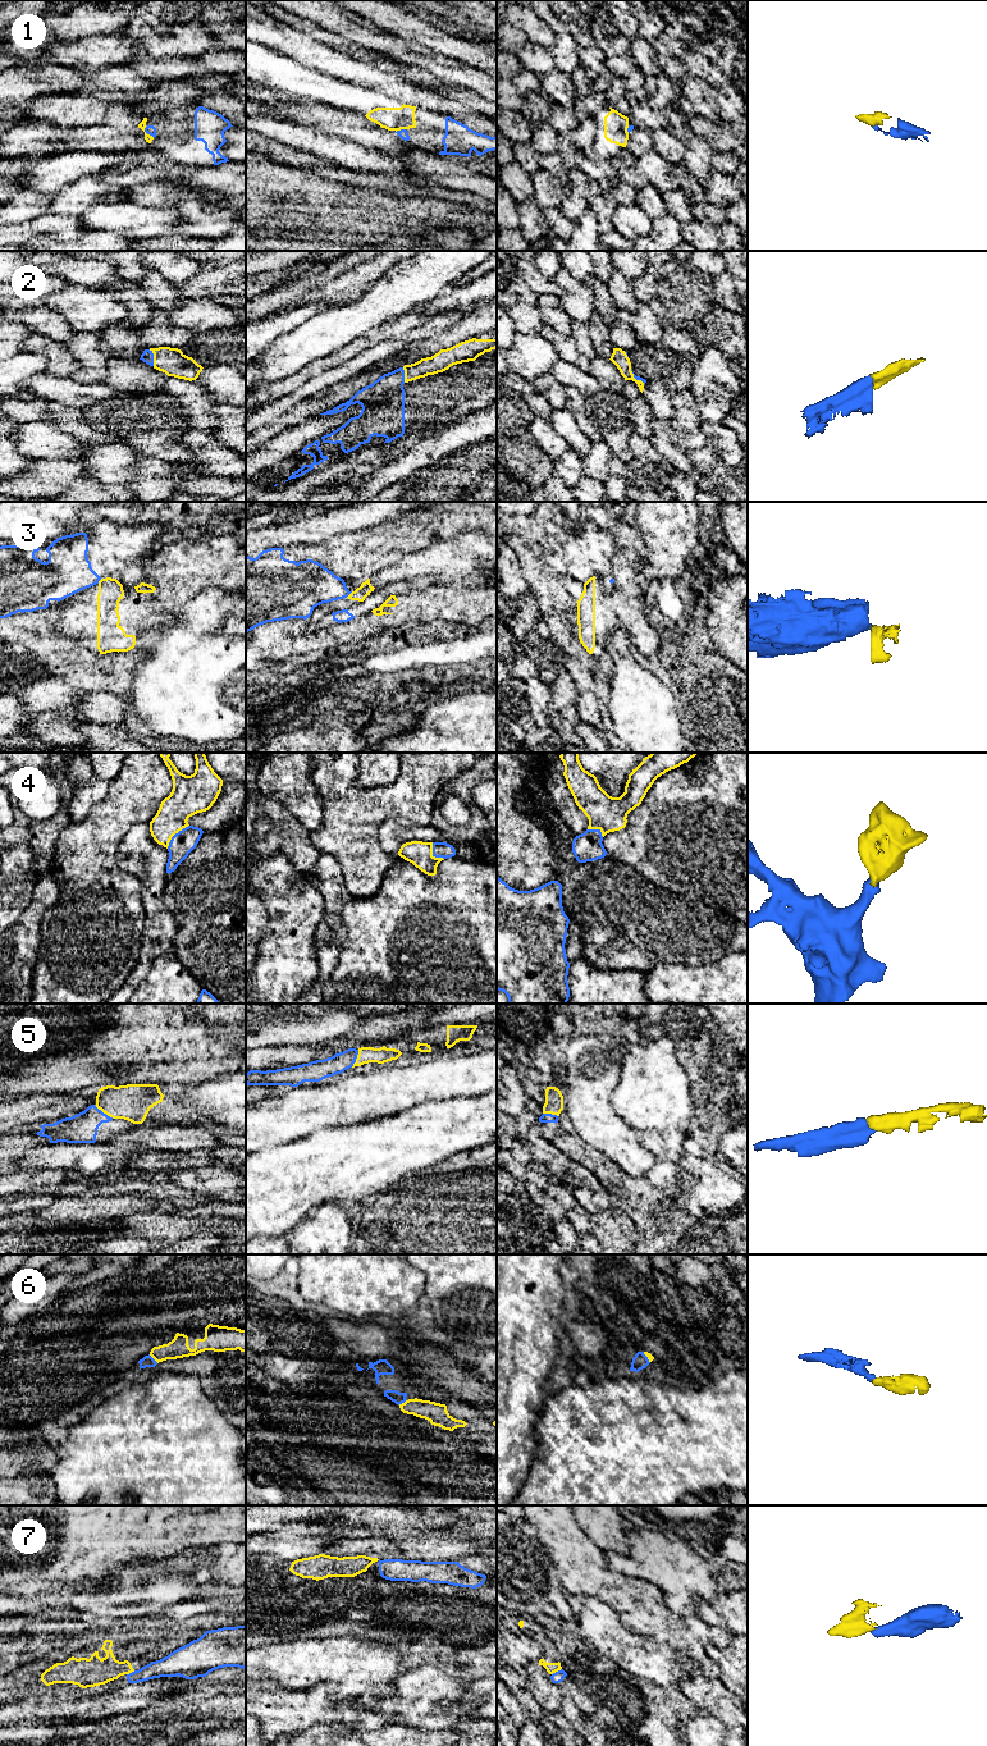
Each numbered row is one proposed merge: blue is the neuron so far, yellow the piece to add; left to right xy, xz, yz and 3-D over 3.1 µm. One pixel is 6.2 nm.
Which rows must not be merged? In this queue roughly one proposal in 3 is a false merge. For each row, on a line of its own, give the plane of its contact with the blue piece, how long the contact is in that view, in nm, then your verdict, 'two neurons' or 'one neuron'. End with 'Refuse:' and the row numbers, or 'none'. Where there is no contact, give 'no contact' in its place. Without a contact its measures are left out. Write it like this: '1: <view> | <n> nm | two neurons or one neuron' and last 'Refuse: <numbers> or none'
1: xy | 90 nm | one neuron
2: xy | 110 nm | one neuron
3: xz | 60 nm | two neurons
4: xy | 200 nm | one neuron
5: xy | 140 nm | one neuron
6: xy | 80 nm | one neuron
7: yz | 80 nm | two neurons
Refuse: 3, 7

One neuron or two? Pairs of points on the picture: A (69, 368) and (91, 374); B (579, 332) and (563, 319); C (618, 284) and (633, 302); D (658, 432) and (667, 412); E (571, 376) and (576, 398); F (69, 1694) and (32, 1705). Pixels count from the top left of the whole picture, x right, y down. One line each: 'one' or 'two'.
A: two
B: two
C: one
D: two
E: two
F: one

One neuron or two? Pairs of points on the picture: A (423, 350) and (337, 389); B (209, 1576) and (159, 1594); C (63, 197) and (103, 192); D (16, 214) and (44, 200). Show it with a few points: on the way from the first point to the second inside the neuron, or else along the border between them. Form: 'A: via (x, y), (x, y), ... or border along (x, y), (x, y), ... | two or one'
A: border along (392, 356), (403, 359) | two
B: border along (209, 1563), (201, 1572), (202, 1581) | two
C: via (73, 197), (85, 192), (92, 192) | one
D: via (22, 208), (26, 204), (37, 204) | one

